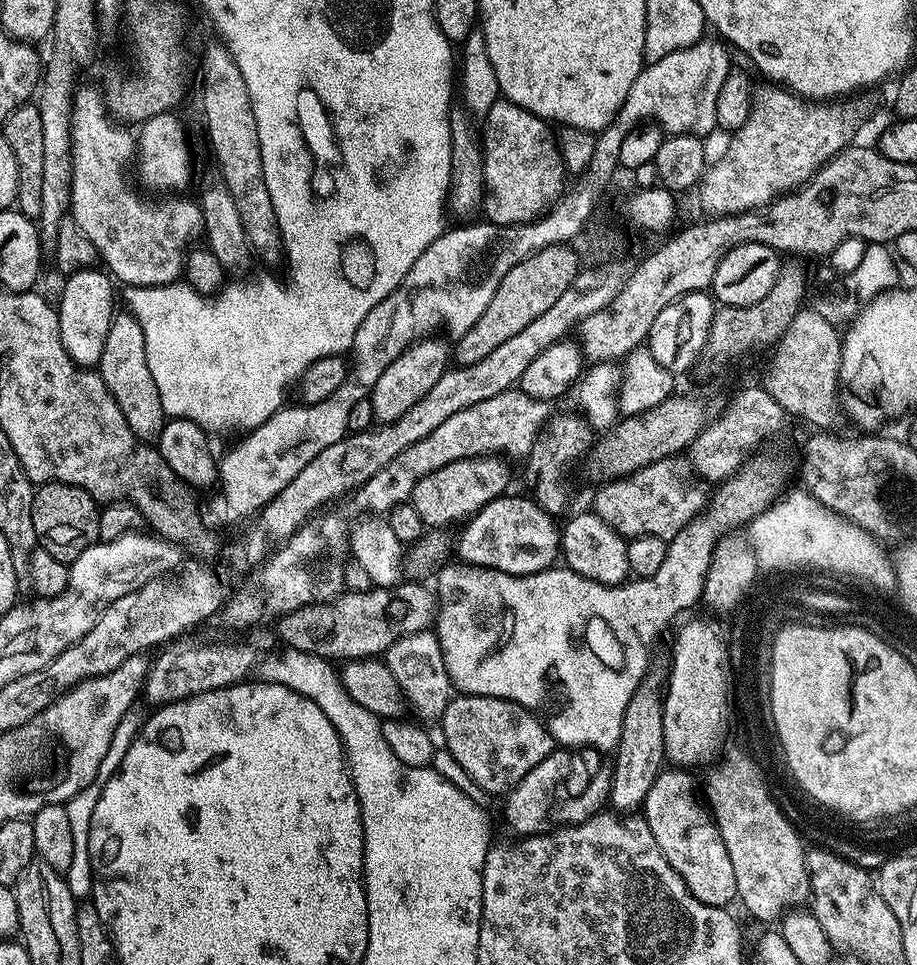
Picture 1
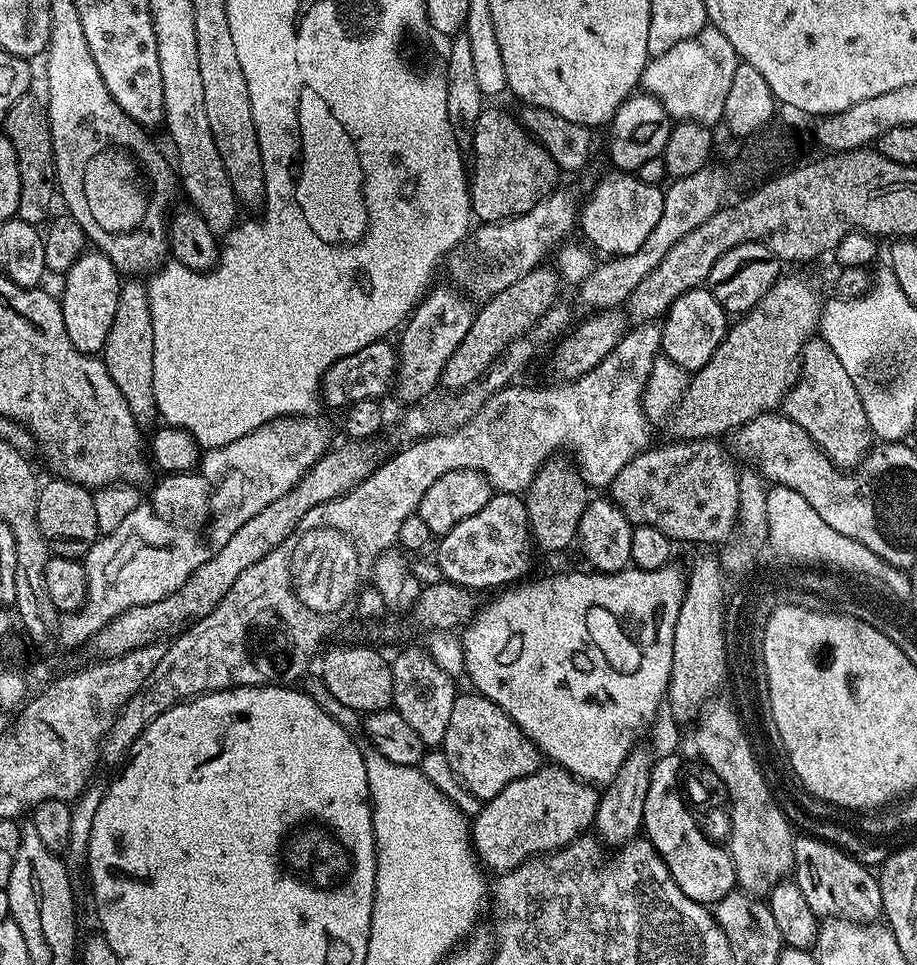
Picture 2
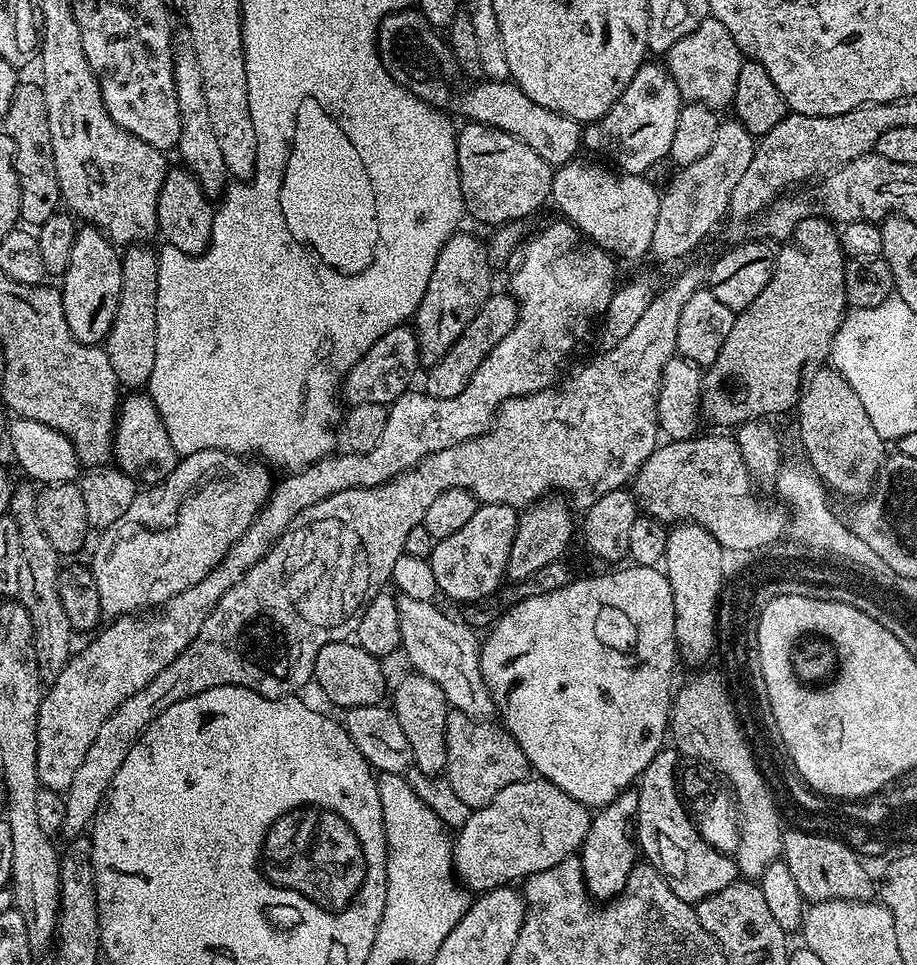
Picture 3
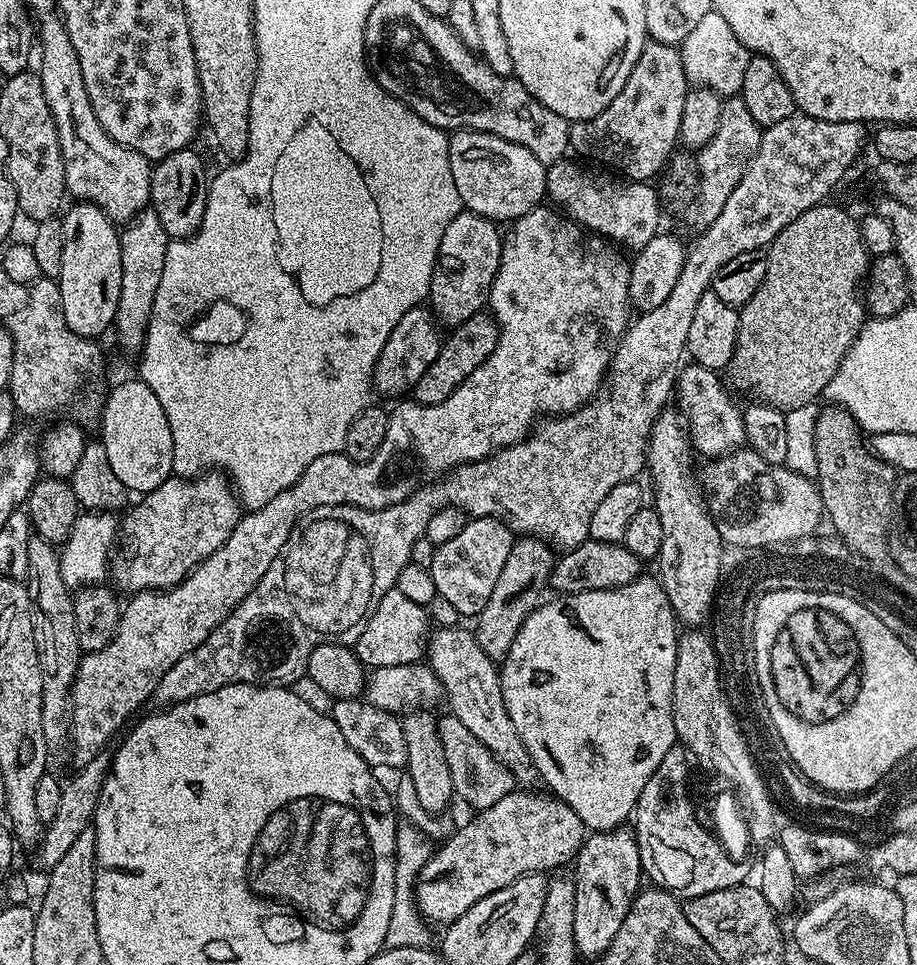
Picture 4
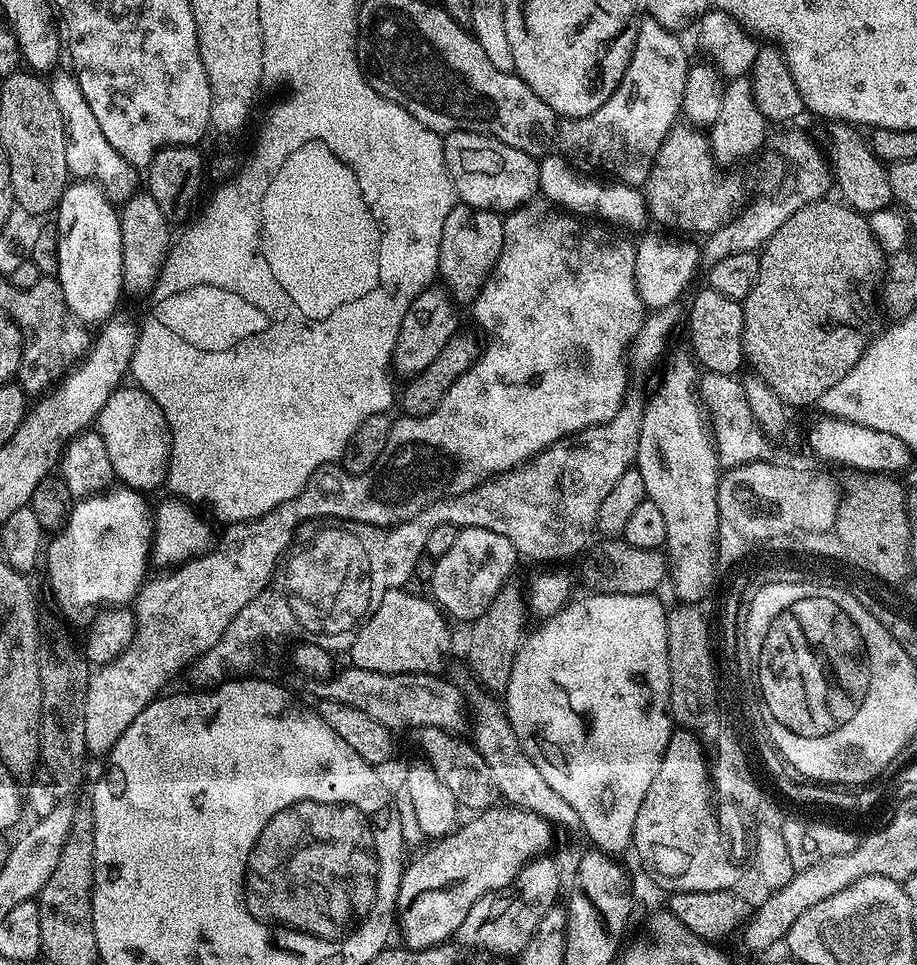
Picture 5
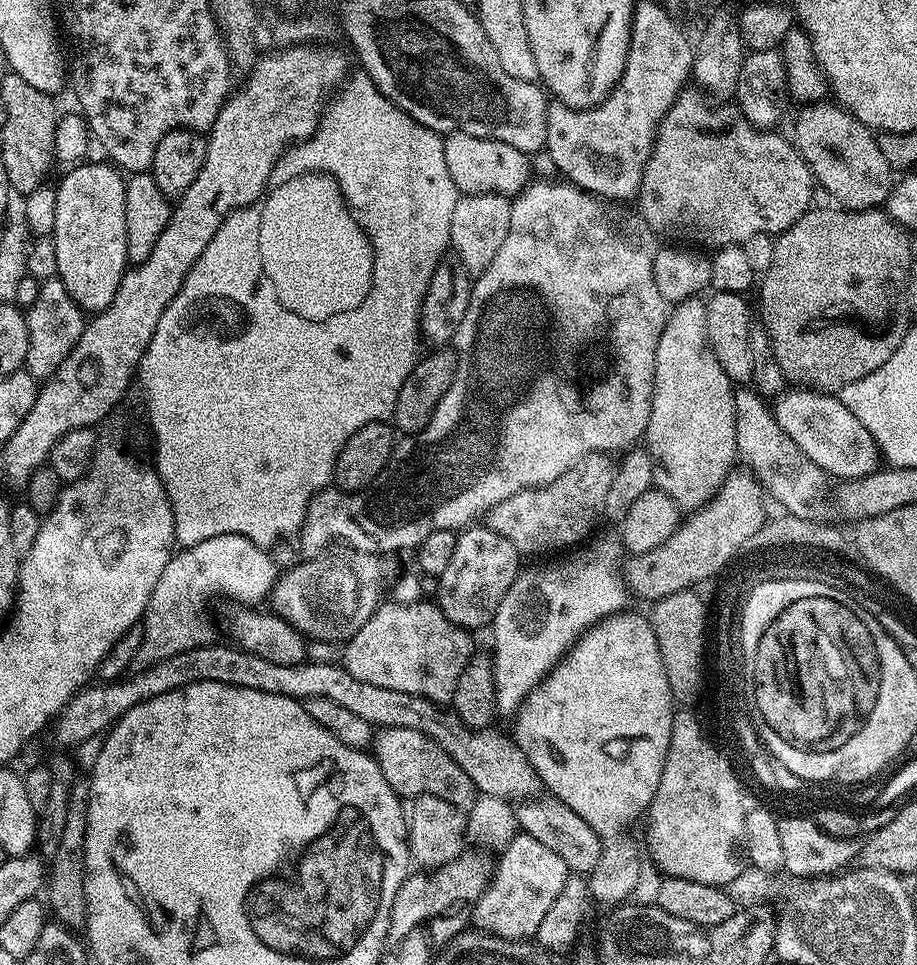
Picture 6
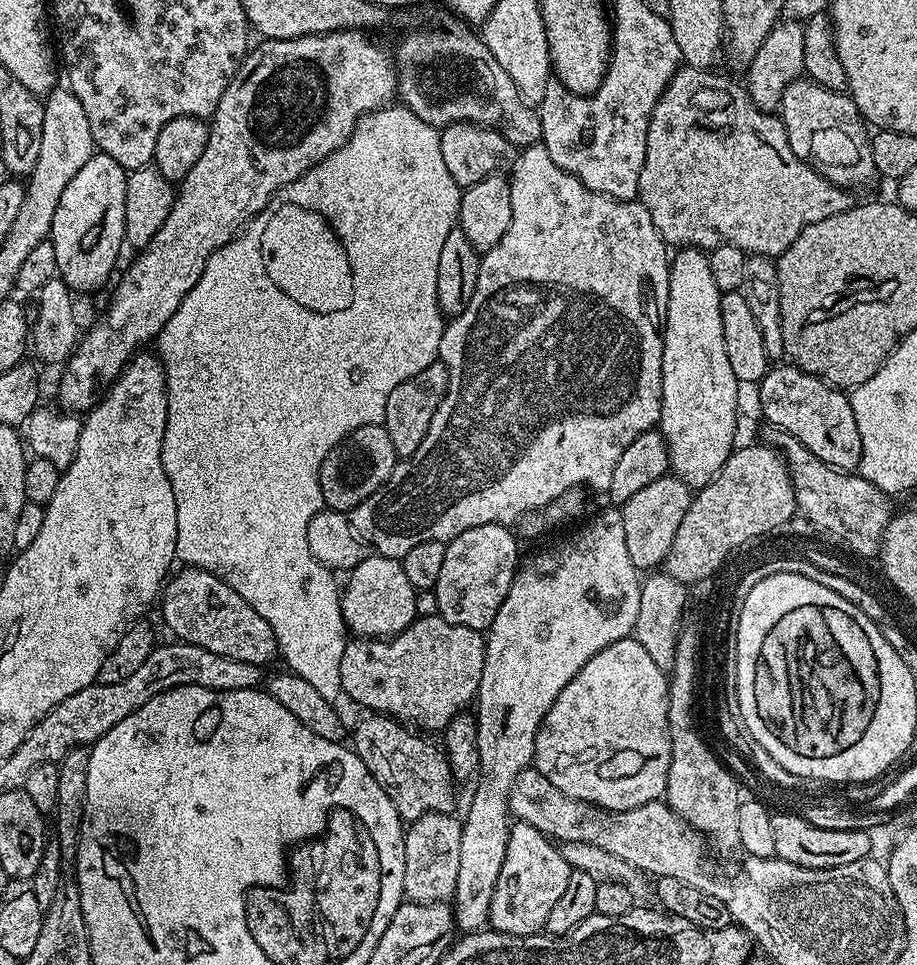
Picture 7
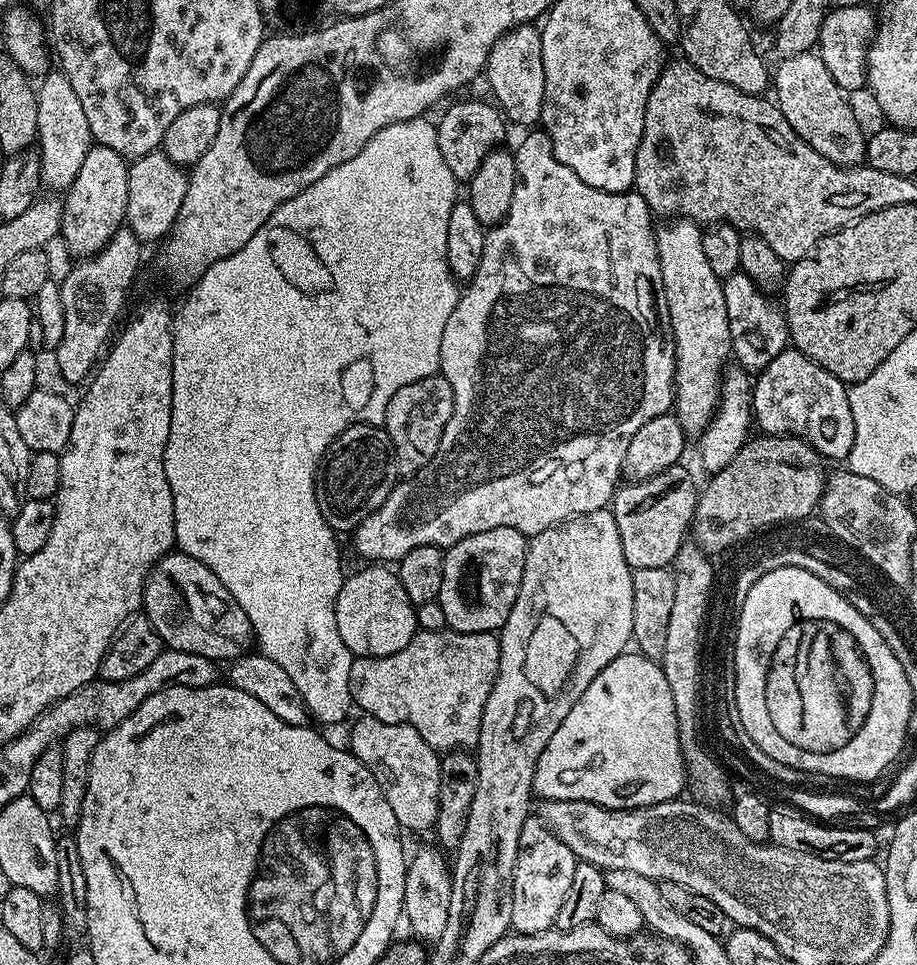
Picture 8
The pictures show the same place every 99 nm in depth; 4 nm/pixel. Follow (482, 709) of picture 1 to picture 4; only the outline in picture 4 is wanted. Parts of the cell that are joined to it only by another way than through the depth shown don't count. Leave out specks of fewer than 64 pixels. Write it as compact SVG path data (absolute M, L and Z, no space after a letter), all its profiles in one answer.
M441 715L436 721L436 729L442 751L446 754L446 766L450 766L452 791L459 799L461 796L472 810L494 806L494 802L502 802L506 794L514 791L516 780L512 771L502 766L502 762L498 762L498 758L494 758L494 754L486 750L486 746L482 746L482 742L478 742L478 738L474 738L474 734L470 734L456 716Z

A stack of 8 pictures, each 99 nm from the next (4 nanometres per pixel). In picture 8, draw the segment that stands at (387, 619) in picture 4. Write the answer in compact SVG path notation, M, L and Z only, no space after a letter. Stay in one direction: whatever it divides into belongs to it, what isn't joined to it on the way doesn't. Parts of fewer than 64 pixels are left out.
M420 630L408 646L388 657L355 657L348 685L352 703L361 713L382 722L414 726L437 754L472 750L499 661L497 633Z

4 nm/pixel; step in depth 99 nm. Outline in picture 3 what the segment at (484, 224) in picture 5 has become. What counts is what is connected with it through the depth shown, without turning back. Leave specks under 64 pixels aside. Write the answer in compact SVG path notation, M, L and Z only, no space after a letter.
M458 230L442 246L426 286L426 294L414 317L416 341L420 347L420 363L431 366L454 346L466 326L478 314L481 306L493 295L492 268L485 241Z

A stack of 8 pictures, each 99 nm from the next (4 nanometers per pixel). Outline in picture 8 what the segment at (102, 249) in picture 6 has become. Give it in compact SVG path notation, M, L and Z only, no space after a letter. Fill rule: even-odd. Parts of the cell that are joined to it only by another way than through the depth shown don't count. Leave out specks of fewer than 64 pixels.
M96 144L86 154L78 178L66 189L63 197L64 213L60 236L64 244L76 258L93 256L125 223L126 198L128 197L129 161L114 150ZM68 196L68 197L67 197Z

